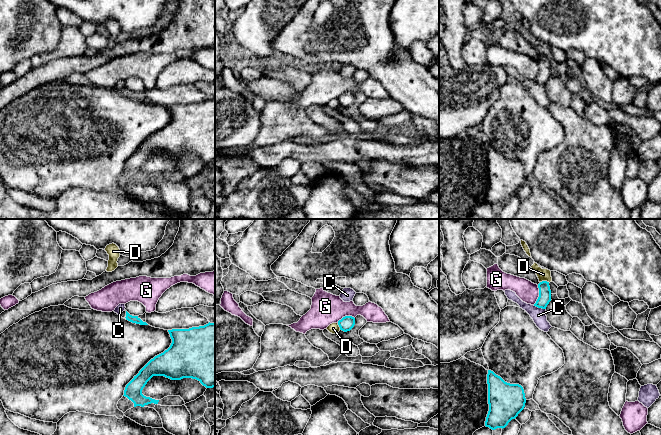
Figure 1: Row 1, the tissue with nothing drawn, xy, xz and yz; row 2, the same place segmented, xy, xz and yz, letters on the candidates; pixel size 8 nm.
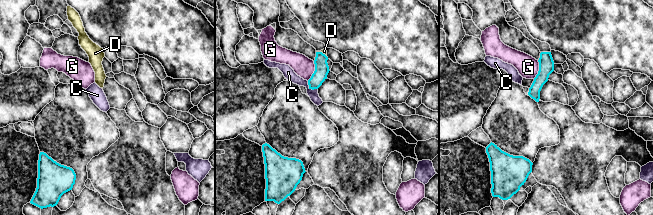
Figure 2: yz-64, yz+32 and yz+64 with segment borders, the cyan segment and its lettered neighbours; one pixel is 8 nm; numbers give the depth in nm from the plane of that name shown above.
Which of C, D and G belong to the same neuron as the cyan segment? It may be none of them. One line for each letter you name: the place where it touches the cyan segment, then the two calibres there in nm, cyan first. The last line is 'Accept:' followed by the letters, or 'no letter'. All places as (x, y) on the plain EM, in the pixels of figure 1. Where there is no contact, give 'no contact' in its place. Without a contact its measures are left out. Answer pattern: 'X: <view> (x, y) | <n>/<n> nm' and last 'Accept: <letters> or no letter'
Accept: no letter

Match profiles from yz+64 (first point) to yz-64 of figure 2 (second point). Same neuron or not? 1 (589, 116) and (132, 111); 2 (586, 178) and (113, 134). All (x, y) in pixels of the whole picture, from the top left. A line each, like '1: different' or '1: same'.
1: different
2: different

